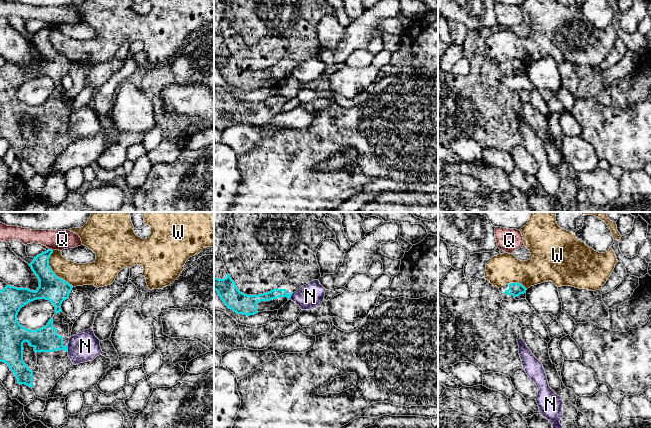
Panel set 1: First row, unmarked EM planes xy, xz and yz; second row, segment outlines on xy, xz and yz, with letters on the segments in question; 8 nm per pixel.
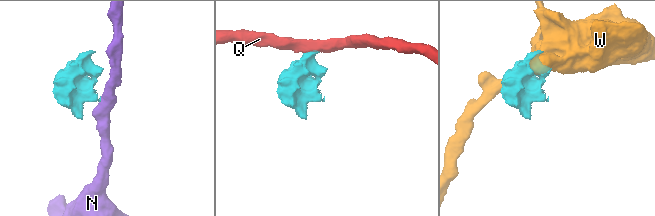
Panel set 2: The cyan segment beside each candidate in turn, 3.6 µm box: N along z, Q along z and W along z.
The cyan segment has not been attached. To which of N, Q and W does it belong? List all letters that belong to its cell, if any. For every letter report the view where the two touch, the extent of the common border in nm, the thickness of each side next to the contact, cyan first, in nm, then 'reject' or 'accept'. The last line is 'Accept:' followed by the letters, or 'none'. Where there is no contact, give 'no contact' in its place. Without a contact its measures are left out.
N: meets cyan in xy; contact 90 nm long; 200 nm thick on the cyan side, 240 nm on the other; reject
Q: meets cyan in xy; contact 40 nm long; 150 nm thick on the cyan side, 160 nm on the other; reject
W: meets cyan in xy; contact 340 nm long; 200 nm thick on the cyan side, 180 nm on the other; reject
Accept: none

